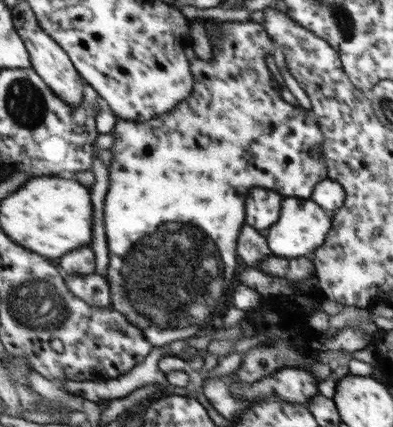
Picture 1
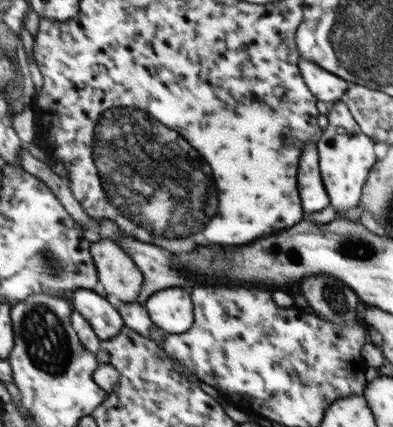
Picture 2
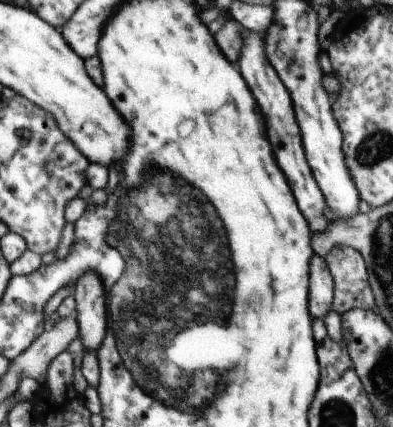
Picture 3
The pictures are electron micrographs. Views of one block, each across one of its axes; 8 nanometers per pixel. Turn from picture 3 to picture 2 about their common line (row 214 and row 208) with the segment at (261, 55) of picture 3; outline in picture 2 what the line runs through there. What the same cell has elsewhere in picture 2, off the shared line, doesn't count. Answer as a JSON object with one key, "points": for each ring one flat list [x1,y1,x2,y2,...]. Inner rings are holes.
{"points":[[307,142,305,150,301,150,301,198,305,198,305,210,309,212,319,212,325,206,331,206,329,194,325,194,325,184,321,178,321,168,319,168,319,154,317,154,317,144]]}

